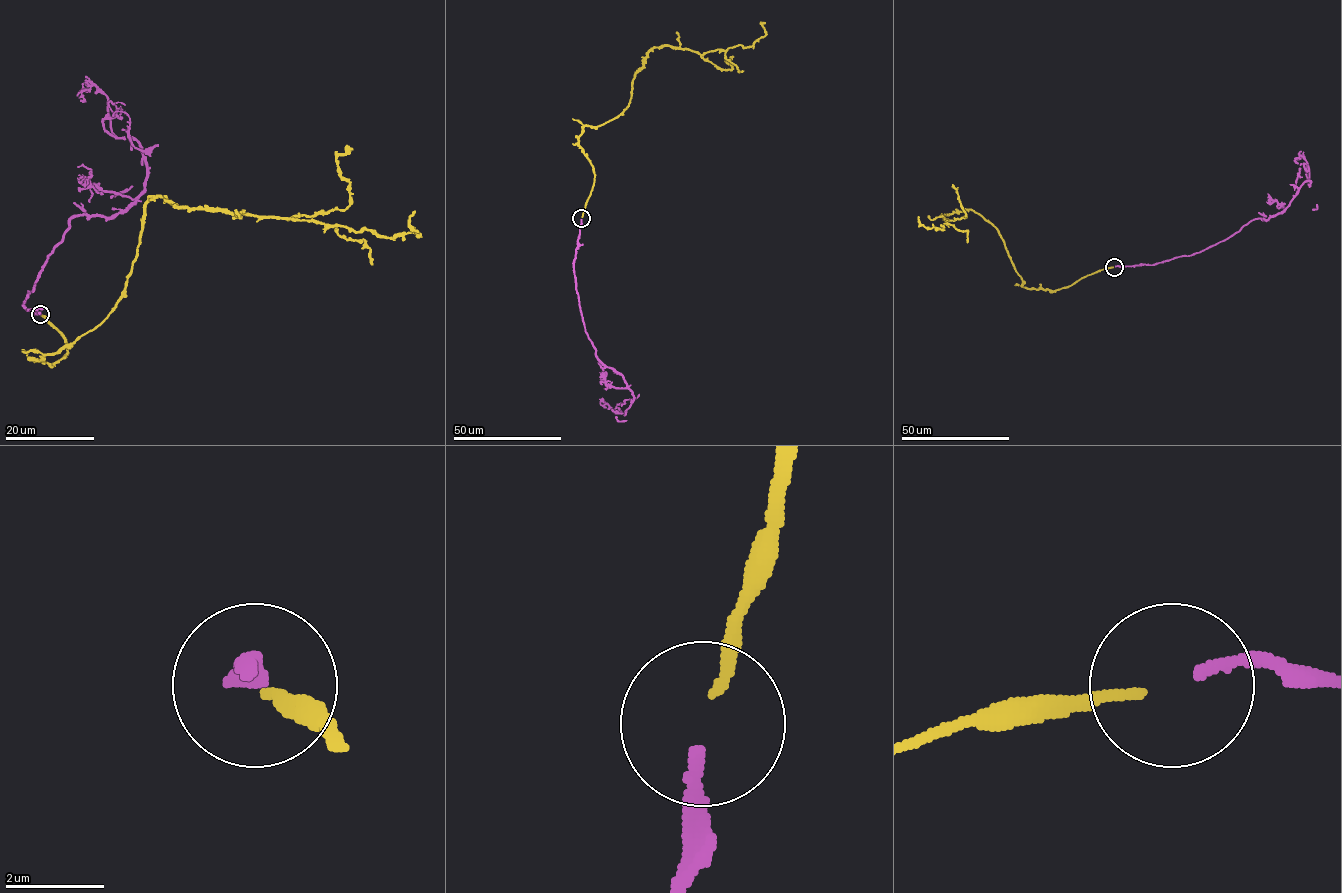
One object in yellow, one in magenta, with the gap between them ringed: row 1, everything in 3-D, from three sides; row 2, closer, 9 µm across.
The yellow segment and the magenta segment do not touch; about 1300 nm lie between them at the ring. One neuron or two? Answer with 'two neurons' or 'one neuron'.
one neuron

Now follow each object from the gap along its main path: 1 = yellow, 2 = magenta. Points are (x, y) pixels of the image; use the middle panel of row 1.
1: (582, 217), (594, 174), (578, 136), (629, 105), (647, 54), (751, 46), (764, 22)
2: (581, 219), (574, 272), (584, 330), (597, 357), (633, 395), (624, 413), (602, 400), (606, 408)

